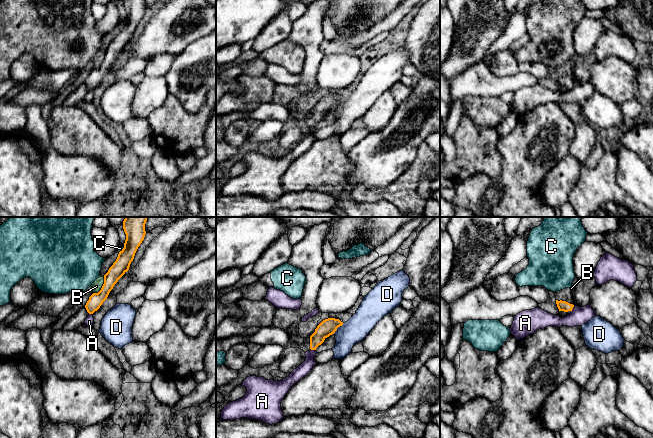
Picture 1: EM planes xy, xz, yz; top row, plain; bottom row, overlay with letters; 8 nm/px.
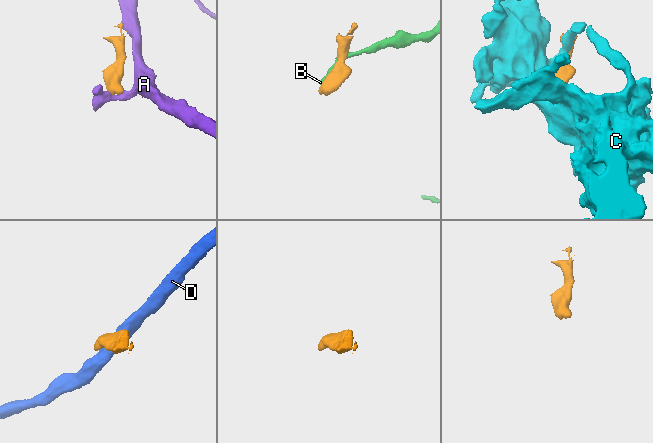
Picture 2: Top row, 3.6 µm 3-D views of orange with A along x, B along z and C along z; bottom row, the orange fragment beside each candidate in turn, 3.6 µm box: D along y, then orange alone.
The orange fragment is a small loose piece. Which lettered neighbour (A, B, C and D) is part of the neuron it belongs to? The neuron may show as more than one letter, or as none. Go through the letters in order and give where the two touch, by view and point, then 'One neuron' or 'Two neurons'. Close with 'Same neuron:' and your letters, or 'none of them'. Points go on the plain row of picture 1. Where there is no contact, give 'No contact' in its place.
A: Touches orange at yz (572, 84). Two neurons
B: Touches orange at xy (102, 62). Two neurons
C: Touches orange at xy (124, 23). Two neurons
D: Touches orange at xz (337, 103). Two neurons
Same neuron: none of them

